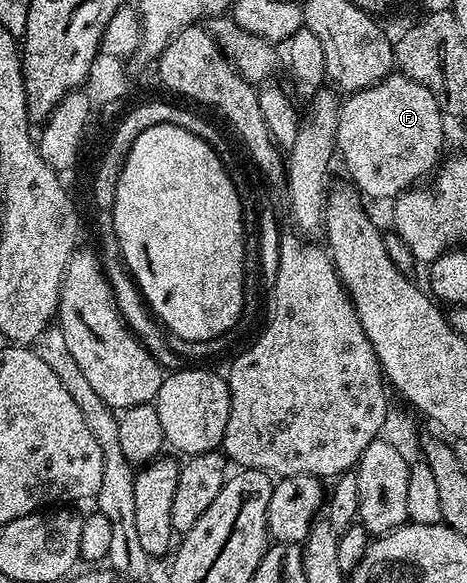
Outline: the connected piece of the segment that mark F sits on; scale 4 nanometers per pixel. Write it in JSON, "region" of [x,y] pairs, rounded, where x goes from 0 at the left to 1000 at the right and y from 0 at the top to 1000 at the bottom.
{"region":[[[861,125],[827,129],[816,141],[794,149],[749,158],[726,178],[717,237],[724,271],[734,271],[734,286],[743,292],[741,305],[788,343],[837,345],[859,329],[878,328],[899,310],[912,309],[906,305],[914,298],[916,305],[934,292],[951,264],[949,204],[953,206],[953,192],[923,154]]]}

